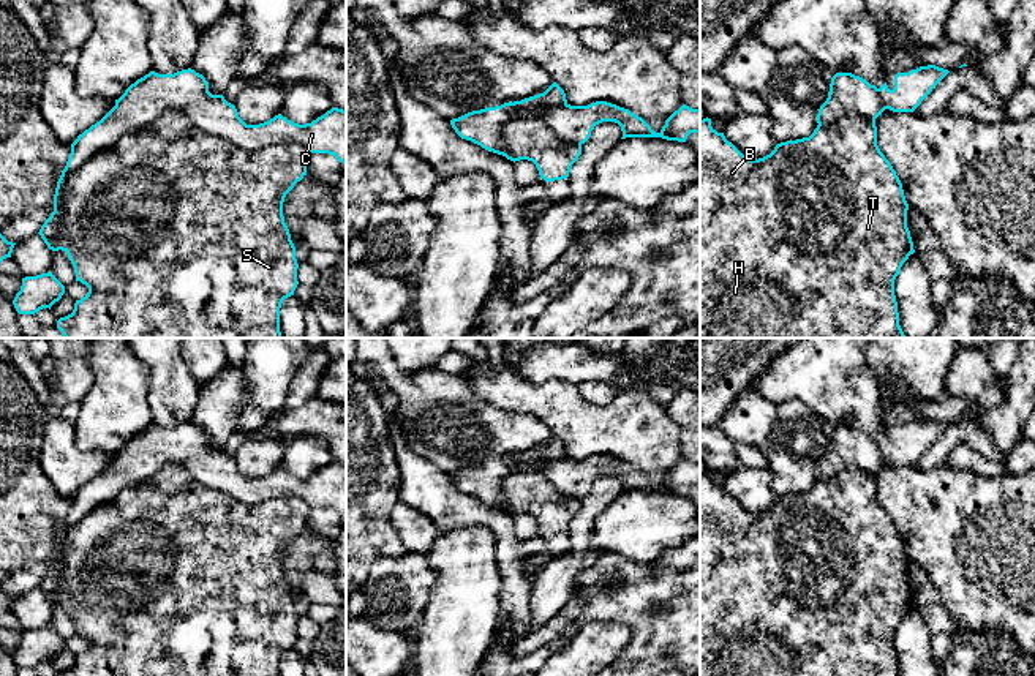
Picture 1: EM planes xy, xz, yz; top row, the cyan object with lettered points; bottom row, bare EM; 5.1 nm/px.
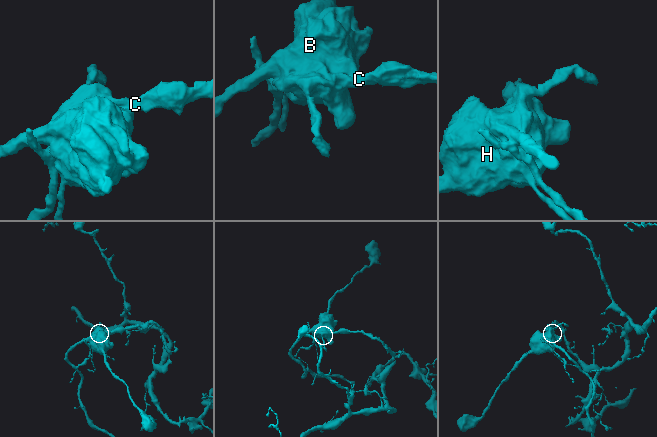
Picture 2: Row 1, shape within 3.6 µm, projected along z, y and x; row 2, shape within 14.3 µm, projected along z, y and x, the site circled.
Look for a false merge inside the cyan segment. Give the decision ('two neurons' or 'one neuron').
two neurons

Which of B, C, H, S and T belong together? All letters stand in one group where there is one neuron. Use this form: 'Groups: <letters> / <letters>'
Groups: B H S T / C

